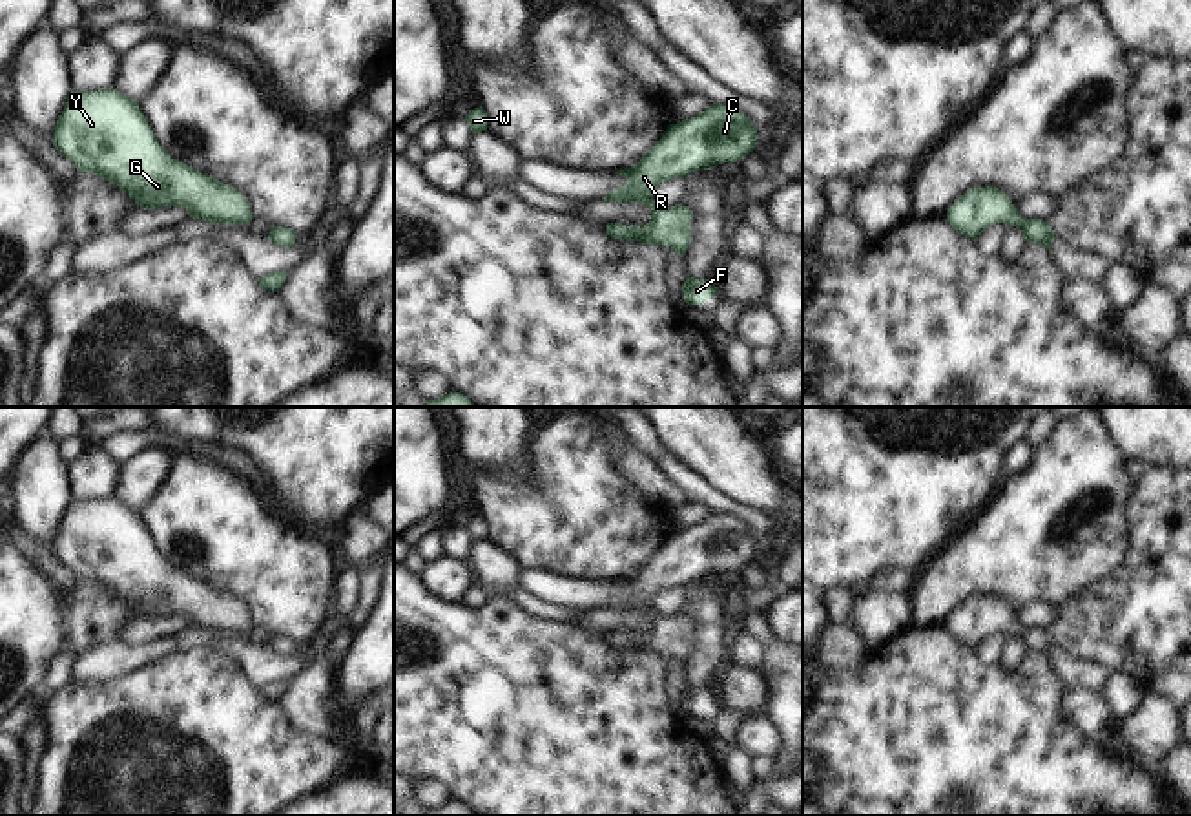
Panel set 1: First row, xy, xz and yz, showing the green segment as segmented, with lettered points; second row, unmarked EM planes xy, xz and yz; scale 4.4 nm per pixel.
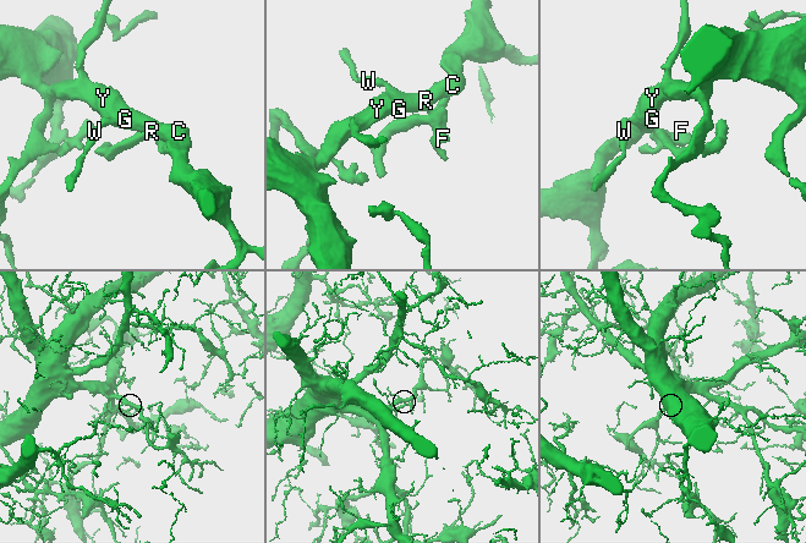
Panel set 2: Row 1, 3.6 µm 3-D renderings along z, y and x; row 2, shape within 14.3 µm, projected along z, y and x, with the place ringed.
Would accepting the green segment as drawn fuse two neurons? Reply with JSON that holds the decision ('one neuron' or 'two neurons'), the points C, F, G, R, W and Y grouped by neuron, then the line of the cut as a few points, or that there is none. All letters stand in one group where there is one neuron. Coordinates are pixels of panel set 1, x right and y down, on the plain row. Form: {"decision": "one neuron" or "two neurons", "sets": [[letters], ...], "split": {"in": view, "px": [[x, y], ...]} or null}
{"decision": "one neuron", "sets": [["C", "F", "G", "R", "W", "Y"]], "split": null}

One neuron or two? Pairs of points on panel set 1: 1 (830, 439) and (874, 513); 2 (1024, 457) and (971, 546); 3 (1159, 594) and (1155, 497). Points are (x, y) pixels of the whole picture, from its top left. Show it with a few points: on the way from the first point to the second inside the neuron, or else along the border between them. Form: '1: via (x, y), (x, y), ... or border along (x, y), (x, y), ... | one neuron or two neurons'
1: via (849, 457), (874, 482), (874, 495) | one neuron
2: border along (1035, 449), (1033, 462), (1004, 482) | two neurons
3: via (1164, 570), (1164, 526), (1160, 521) | one neuron

